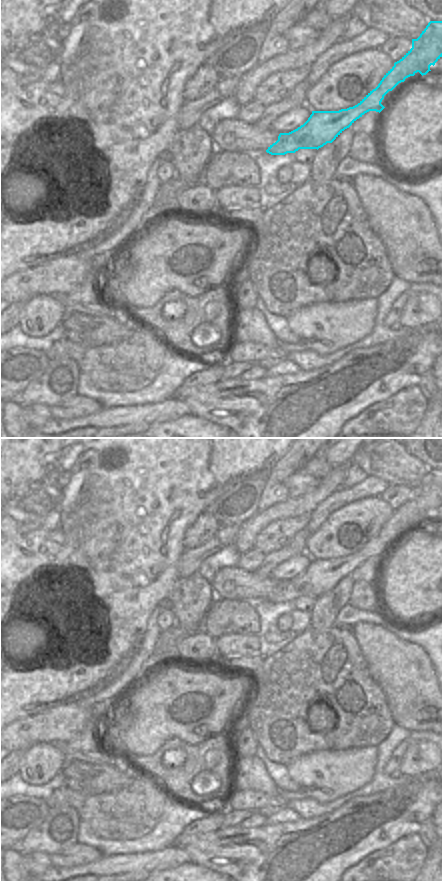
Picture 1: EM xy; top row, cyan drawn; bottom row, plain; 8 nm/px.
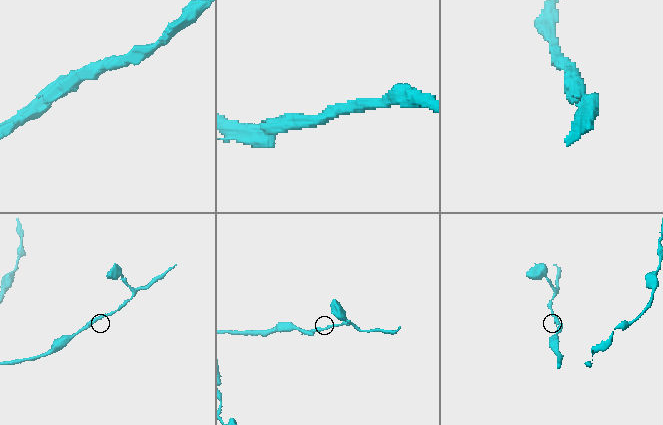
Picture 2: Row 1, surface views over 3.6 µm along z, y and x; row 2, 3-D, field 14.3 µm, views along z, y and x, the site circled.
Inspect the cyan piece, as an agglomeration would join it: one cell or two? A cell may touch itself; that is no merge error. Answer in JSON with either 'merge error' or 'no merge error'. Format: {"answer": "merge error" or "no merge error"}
{"answer": "no merge error"}

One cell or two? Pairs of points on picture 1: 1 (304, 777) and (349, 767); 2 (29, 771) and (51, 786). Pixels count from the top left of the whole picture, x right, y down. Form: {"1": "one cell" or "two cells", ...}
{"1": "one cell", "2": "two cells"}

